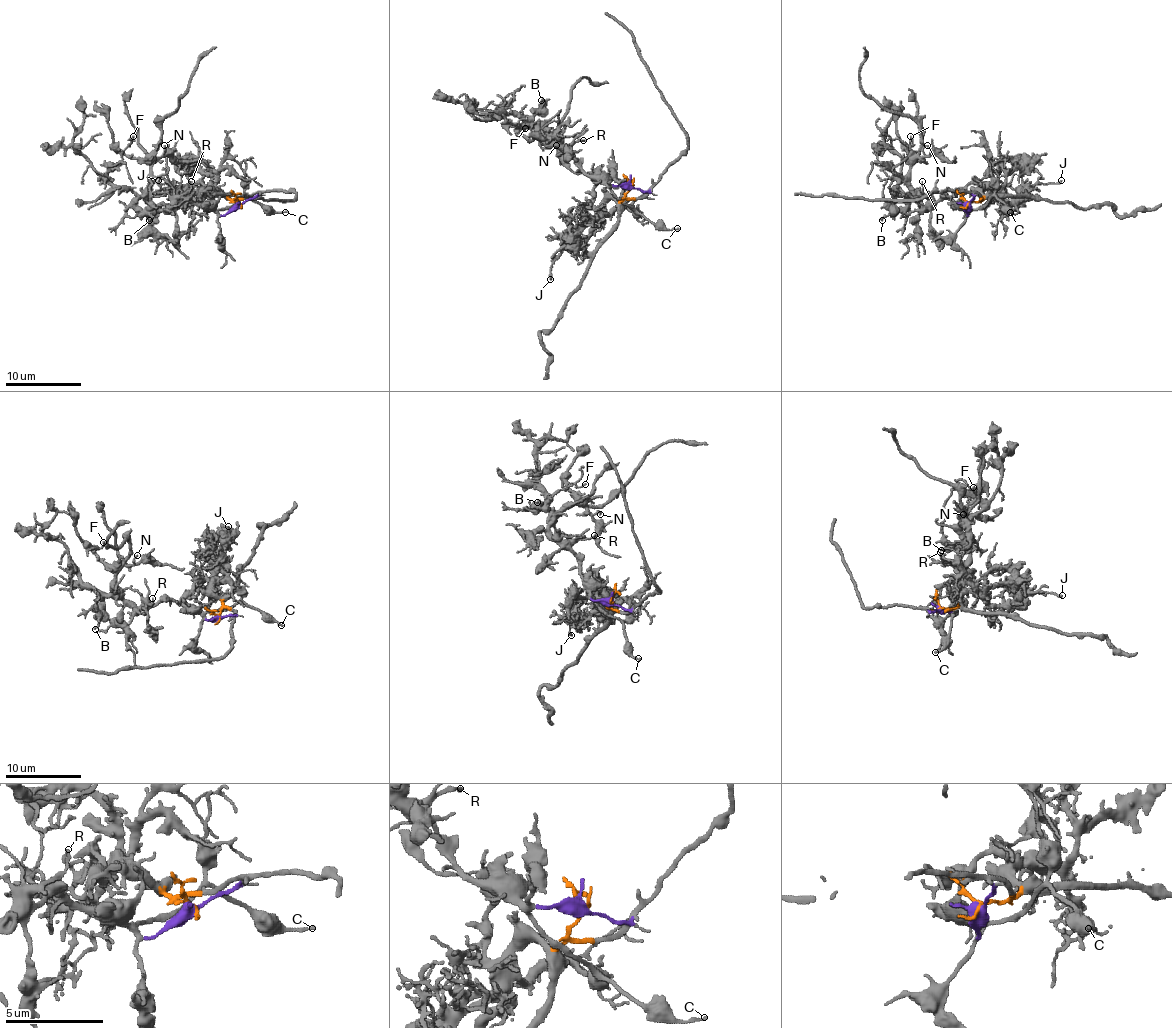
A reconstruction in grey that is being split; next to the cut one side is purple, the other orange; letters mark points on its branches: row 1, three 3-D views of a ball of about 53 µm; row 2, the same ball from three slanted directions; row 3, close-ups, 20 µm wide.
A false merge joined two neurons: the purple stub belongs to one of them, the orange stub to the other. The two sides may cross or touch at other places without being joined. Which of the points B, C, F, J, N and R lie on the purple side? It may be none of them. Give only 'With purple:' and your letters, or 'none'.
With purple: B, C, F, N, R

